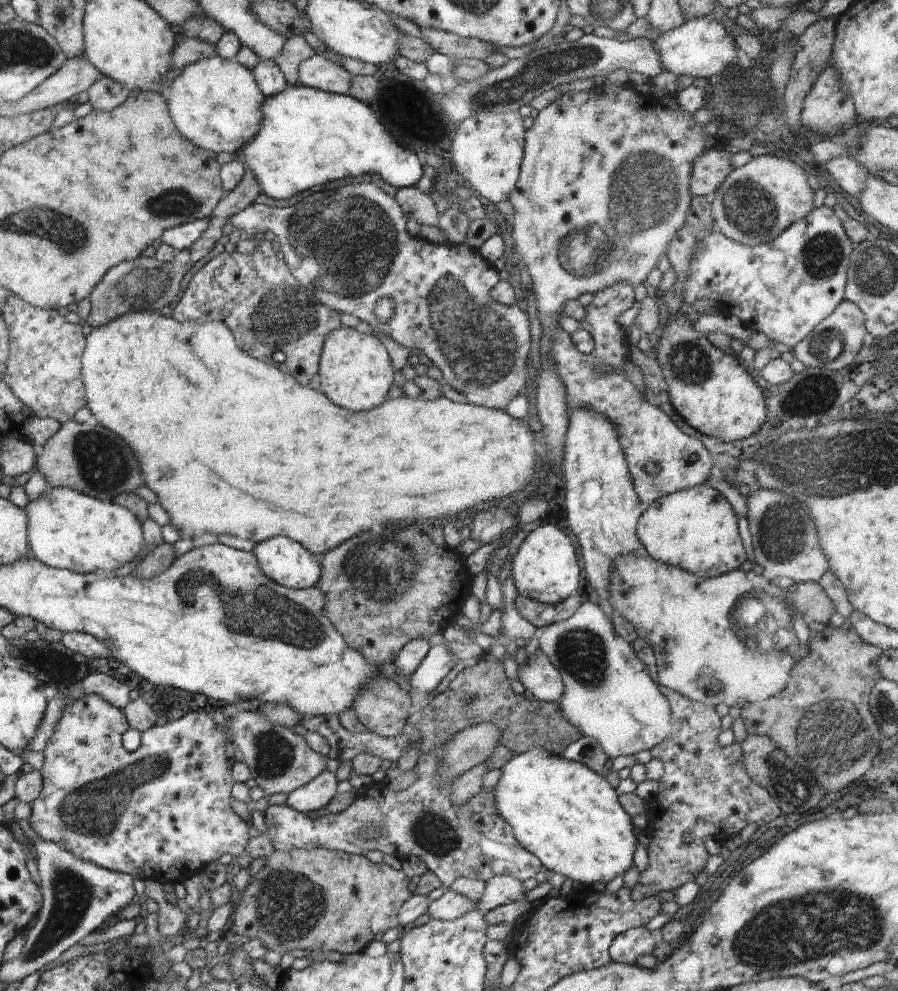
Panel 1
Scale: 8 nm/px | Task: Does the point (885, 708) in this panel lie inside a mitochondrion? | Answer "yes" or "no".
yes

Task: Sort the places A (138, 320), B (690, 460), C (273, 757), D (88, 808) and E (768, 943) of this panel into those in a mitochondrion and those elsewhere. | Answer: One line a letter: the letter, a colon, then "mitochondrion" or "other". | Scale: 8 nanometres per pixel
A: mitochondrion
B: other
C: mitochondrion
D: mitochondrion
E: mitochondrion

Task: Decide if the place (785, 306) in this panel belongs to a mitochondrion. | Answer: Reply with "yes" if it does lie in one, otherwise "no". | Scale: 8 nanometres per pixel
no

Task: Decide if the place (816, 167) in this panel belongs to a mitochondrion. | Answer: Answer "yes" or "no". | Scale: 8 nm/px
no

